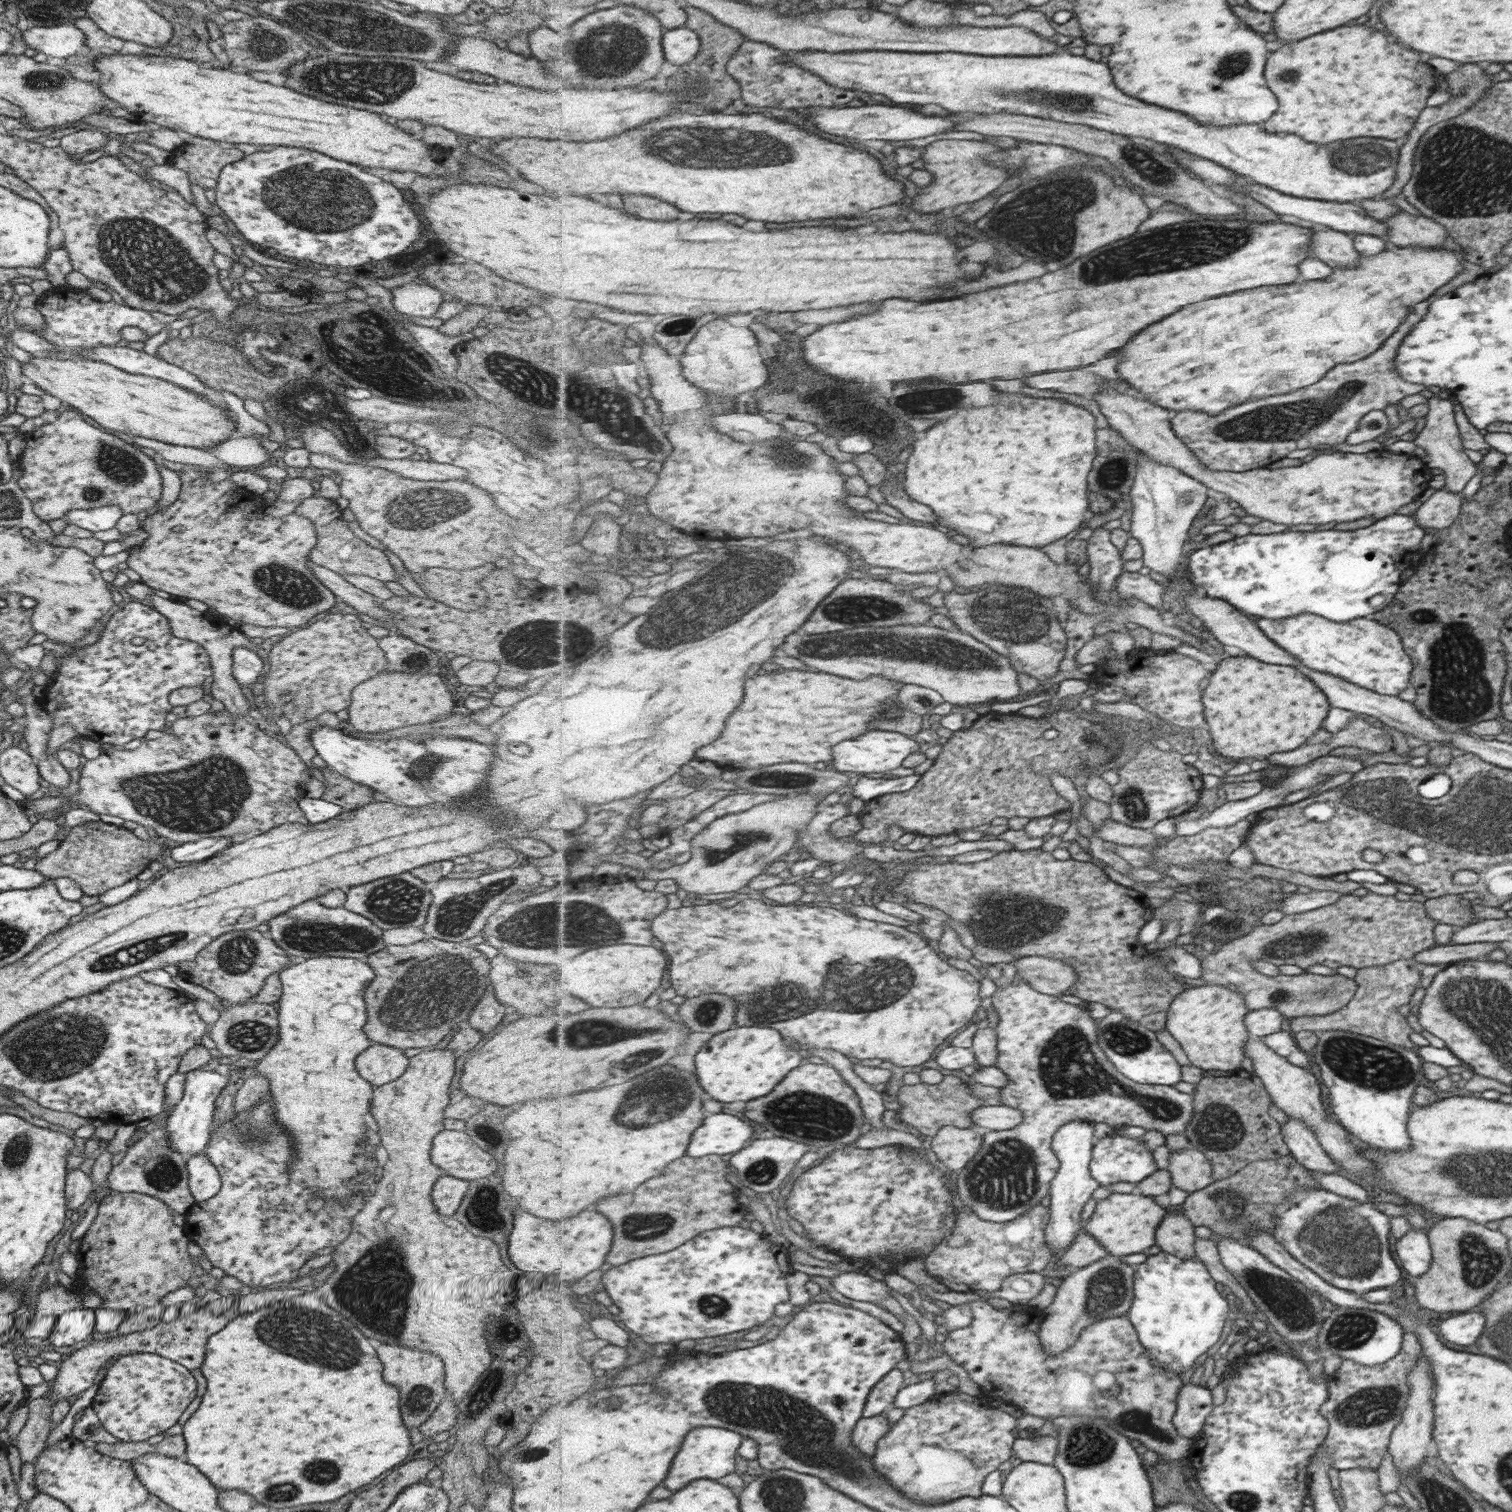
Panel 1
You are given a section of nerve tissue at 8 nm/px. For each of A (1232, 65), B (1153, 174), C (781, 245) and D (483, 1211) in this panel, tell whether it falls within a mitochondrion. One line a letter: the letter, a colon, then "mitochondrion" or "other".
A: mitochondrion
B: mitochondrion
C: other
D: mitochondrion

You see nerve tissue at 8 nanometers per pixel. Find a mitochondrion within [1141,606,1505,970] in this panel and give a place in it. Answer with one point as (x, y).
(1462, 700)

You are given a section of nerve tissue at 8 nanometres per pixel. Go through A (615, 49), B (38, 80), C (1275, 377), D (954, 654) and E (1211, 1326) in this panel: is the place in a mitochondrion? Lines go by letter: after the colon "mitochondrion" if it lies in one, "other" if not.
A: mitochondrion
B: mitochondrion
C: mitochondrion
D: mitochondrion
E: other

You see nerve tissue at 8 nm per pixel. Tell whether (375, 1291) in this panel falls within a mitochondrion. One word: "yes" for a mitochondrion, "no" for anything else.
yes

